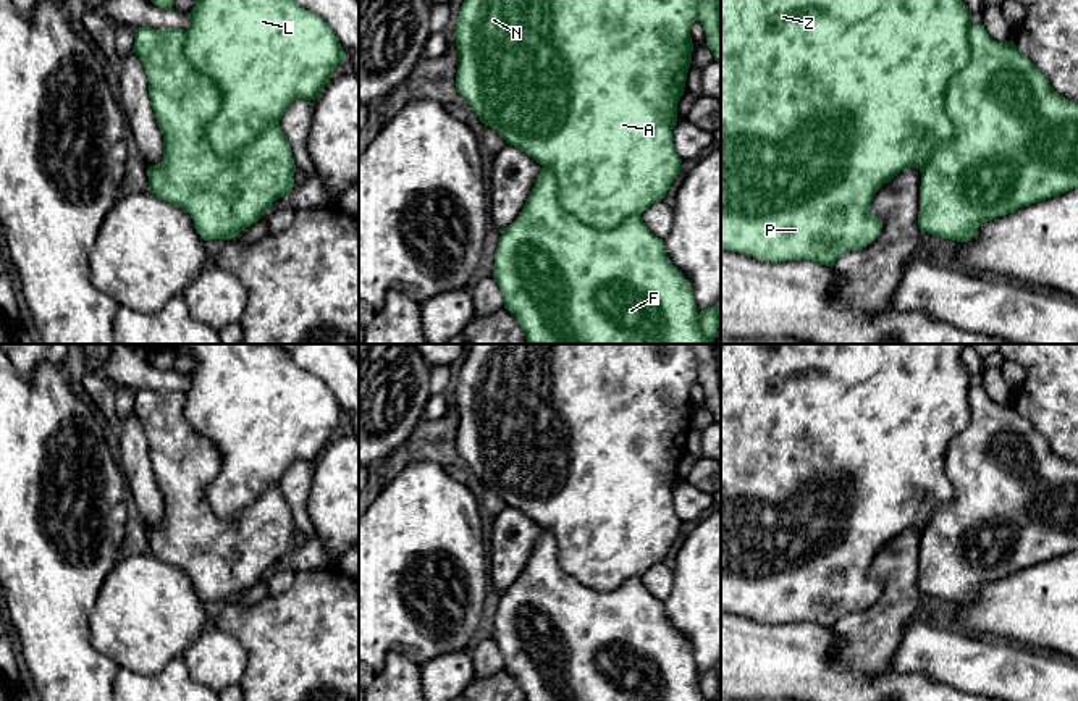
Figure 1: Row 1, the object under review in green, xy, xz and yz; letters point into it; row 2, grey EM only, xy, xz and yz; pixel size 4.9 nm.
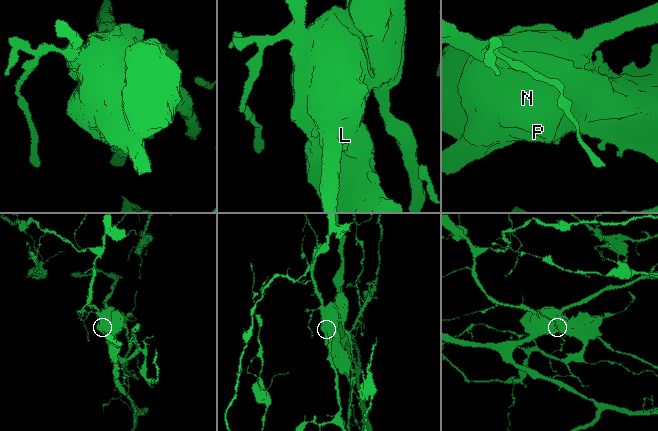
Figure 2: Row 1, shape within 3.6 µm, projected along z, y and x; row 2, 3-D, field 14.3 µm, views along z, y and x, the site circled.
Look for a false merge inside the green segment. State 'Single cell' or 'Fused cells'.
Fused cells

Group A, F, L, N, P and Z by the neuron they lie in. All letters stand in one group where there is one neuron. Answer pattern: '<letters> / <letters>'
A L N P Z / F

